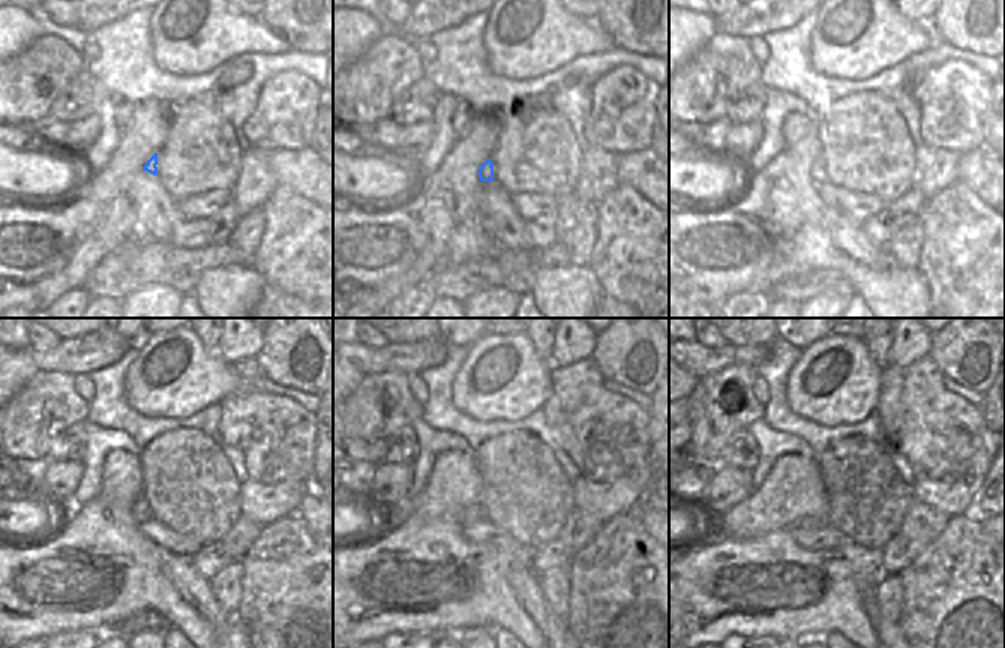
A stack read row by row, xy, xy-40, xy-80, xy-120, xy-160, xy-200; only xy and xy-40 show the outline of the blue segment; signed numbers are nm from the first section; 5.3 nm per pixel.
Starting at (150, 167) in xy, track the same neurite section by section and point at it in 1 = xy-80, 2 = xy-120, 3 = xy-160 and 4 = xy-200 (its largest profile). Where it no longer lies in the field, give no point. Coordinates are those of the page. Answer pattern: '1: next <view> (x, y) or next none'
1: next xy-80 (818, 168)
2: next xy-120 (141, 512)
3: next xy-160 (476, 513)
4: next xy-200 (804, 522)

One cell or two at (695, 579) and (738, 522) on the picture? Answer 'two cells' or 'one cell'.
two cells

